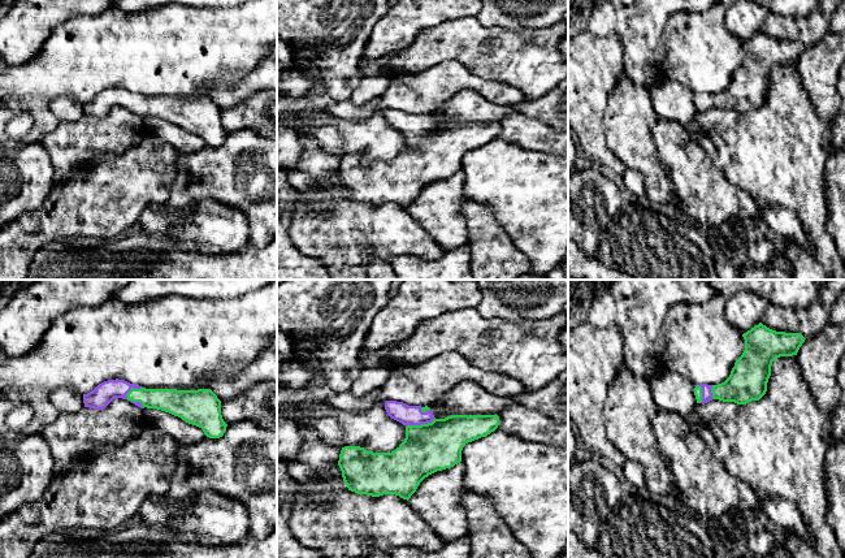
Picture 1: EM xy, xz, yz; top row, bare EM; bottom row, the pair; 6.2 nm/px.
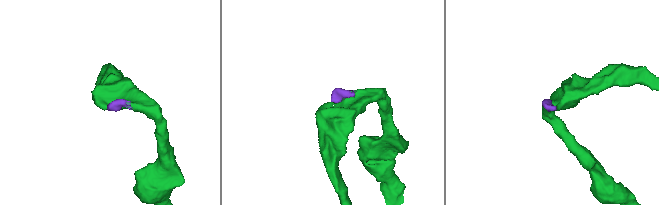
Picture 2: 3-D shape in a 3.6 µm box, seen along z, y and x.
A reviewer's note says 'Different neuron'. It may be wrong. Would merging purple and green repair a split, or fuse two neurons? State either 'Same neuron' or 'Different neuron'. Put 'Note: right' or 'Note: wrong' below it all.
Same neuron
Note: wrong

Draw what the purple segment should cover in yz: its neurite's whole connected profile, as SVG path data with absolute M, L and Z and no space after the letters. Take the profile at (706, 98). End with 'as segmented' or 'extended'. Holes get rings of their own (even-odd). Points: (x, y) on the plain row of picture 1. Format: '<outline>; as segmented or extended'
M762 31L742 43L745 59L736 69L729 86L718 94L699 92L694 96L697 112L712 108L746 113L759 109L767 100L772 70L780 65L797 64L805 51L801 42L776 40Z; extended

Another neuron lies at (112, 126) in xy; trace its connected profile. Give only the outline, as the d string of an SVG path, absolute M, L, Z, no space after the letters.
M114 107L103 118L83 116L77 121L60 121L42 144L48 152L58 187L74 170L87 170L105 152L125 152L147 134L140 116Z

